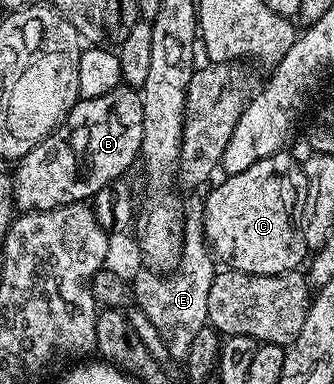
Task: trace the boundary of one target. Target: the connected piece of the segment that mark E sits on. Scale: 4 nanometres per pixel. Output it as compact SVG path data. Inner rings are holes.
M200 200L188 202L184 210L185 242L181 248L181 257L177 267L168 275L152 271L144 271L137 278L132 278L132 290L135 305L146 313L147 319L155 325L163 343L167 345L172 360L184 362L195 334L207 324L207 295L211 292L211 283L215 276L215 258L209 252L205 240L205 222L203 220L203 205Z

